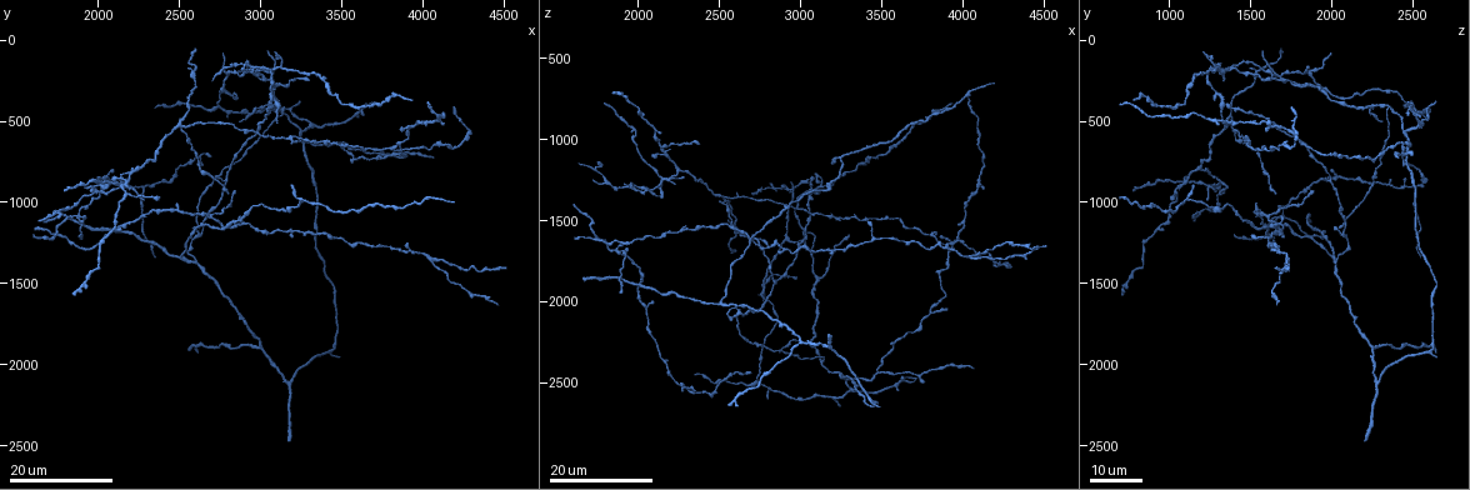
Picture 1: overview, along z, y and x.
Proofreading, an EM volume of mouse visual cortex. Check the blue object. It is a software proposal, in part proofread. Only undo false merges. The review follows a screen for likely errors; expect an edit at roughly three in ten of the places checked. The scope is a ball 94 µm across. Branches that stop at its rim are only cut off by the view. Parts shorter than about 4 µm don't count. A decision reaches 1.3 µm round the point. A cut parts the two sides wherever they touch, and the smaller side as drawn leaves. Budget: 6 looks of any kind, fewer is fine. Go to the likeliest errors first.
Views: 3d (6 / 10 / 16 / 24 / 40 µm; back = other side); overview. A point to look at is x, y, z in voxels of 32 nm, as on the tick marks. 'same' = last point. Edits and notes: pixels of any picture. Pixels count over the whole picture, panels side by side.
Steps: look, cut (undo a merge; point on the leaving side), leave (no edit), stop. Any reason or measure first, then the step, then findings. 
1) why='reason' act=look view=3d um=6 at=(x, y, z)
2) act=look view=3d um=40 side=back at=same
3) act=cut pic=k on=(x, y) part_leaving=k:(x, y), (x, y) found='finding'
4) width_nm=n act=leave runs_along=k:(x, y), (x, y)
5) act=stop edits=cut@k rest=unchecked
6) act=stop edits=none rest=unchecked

why='three-way junction' act=look view=3d um=16 at=(3000, 1880, 2260)

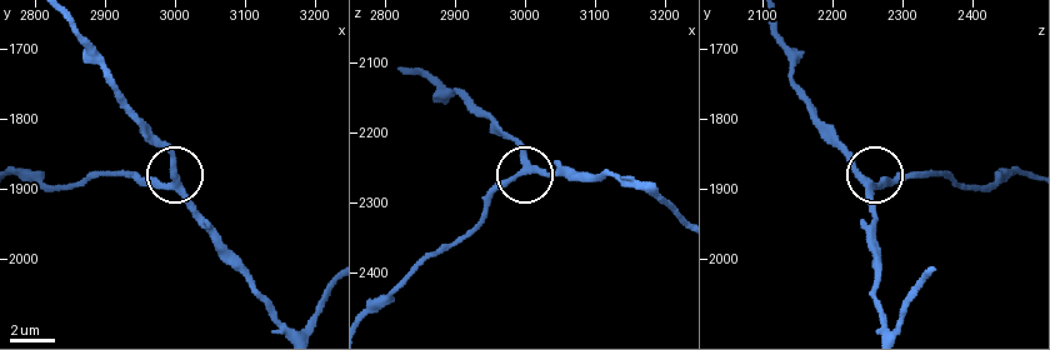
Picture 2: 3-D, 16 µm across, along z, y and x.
act=look view=3d um=6 at=(2990, 1895, 2260)

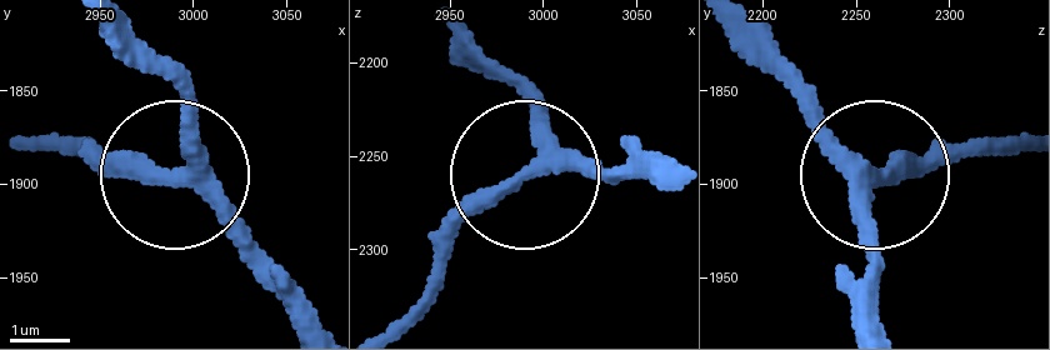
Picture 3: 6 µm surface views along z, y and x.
arms=3 act=leave runs_along=3:(320, 321), (185, 188), (86, 148) found='one cell here'

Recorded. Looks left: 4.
why='branch point' act=look view=3d um=24 at=(4060, 1340, 1720)

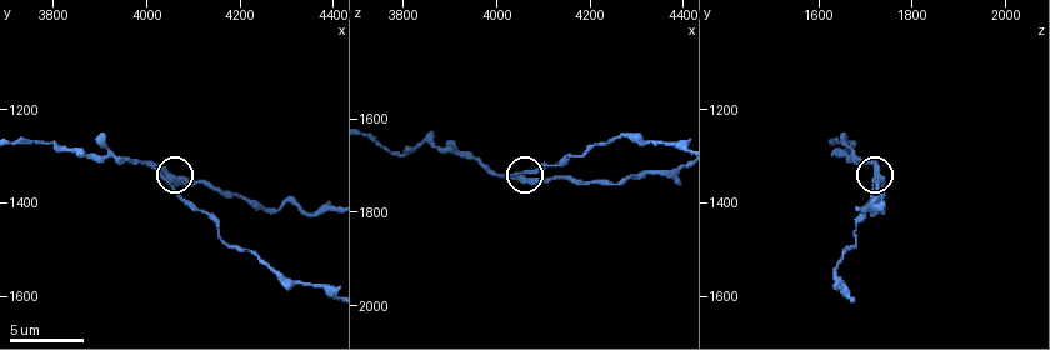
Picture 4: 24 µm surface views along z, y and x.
act=look view=3d um=6 at=(4045, 1350, 1715)

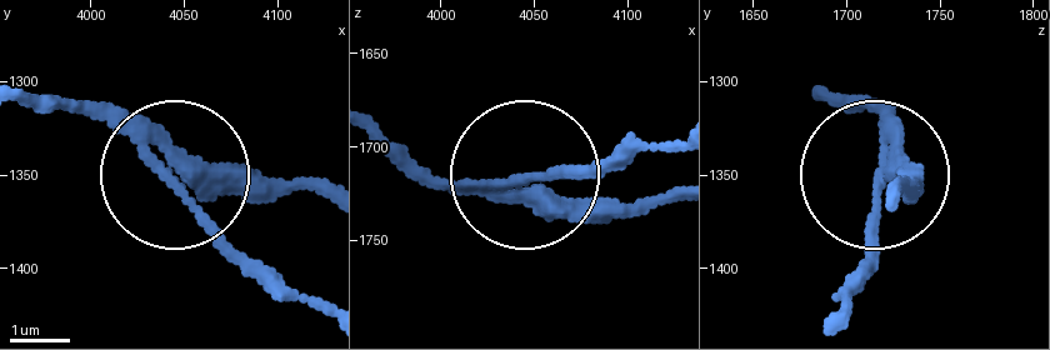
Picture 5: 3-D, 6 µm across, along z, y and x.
act=cut pic=5 on=(206, 215) part_leaving=5:(143, 150), (218, 234), (321, 309) found='a second cell is stuck on'

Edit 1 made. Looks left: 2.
why='three-way junction' act=look view=3d um=16 at=(2700, 1080, 1600)

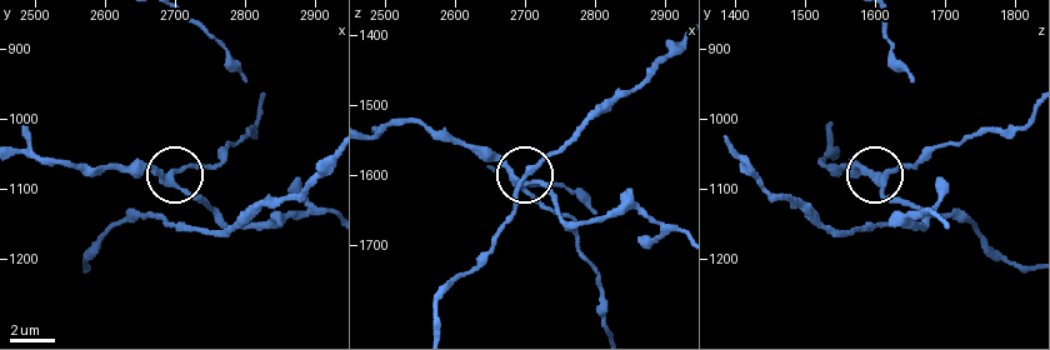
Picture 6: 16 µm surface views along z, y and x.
act=look view=3d um=10 at=(2690, 1085, 1610)

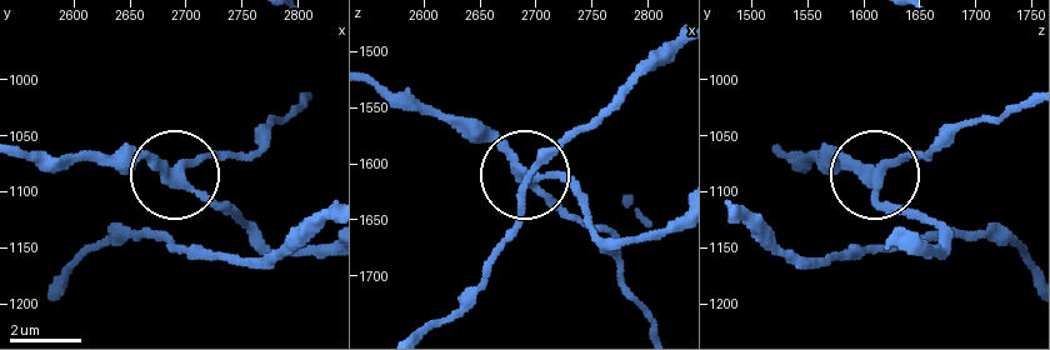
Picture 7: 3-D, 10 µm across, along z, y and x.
act=leave runs_along=7:(1026, 256), (983, 239), (865, 248), (878, 179), (925, 158) found='continuous, no second cell'

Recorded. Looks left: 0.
act=stop edits=cut@5 rest=unchecked

